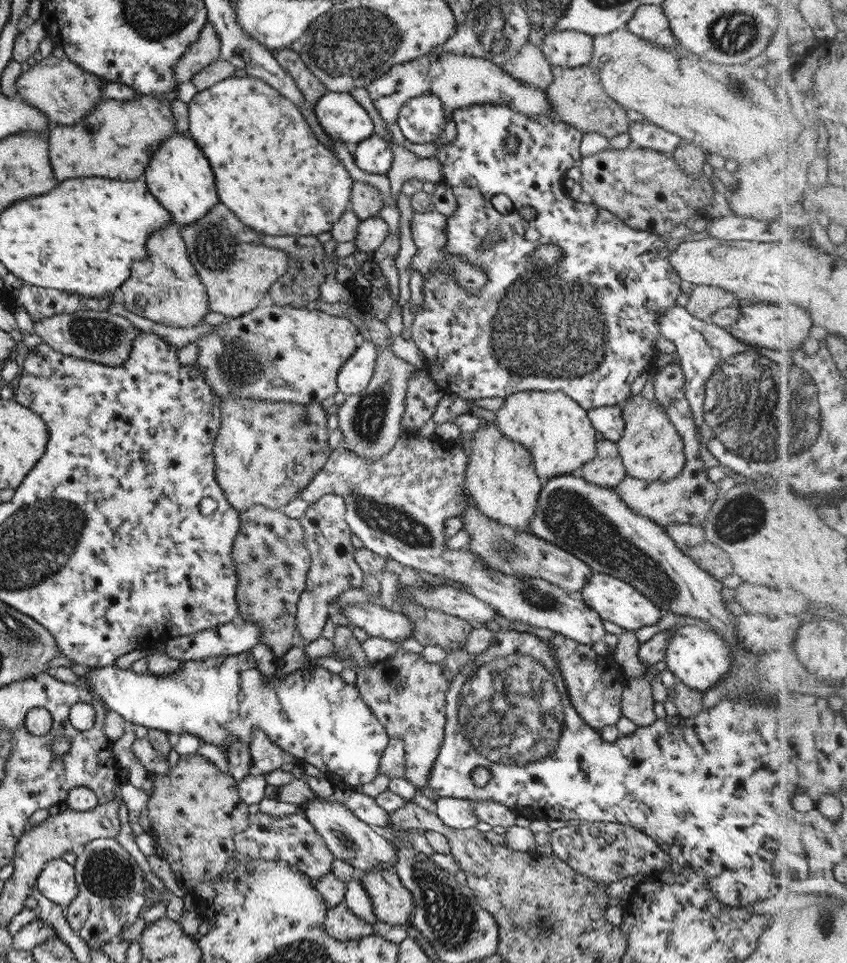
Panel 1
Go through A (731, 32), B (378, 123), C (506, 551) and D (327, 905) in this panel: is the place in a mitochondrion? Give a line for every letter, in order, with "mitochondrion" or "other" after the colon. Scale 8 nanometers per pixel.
A: mitochondrion
B: other
C: mitochondrion
D: other

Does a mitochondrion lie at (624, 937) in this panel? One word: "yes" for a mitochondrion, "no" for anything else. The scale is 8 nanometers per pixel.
no

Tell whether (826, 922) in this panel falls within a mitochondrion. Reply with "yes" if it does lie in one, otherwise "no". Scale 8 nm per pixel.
yes

